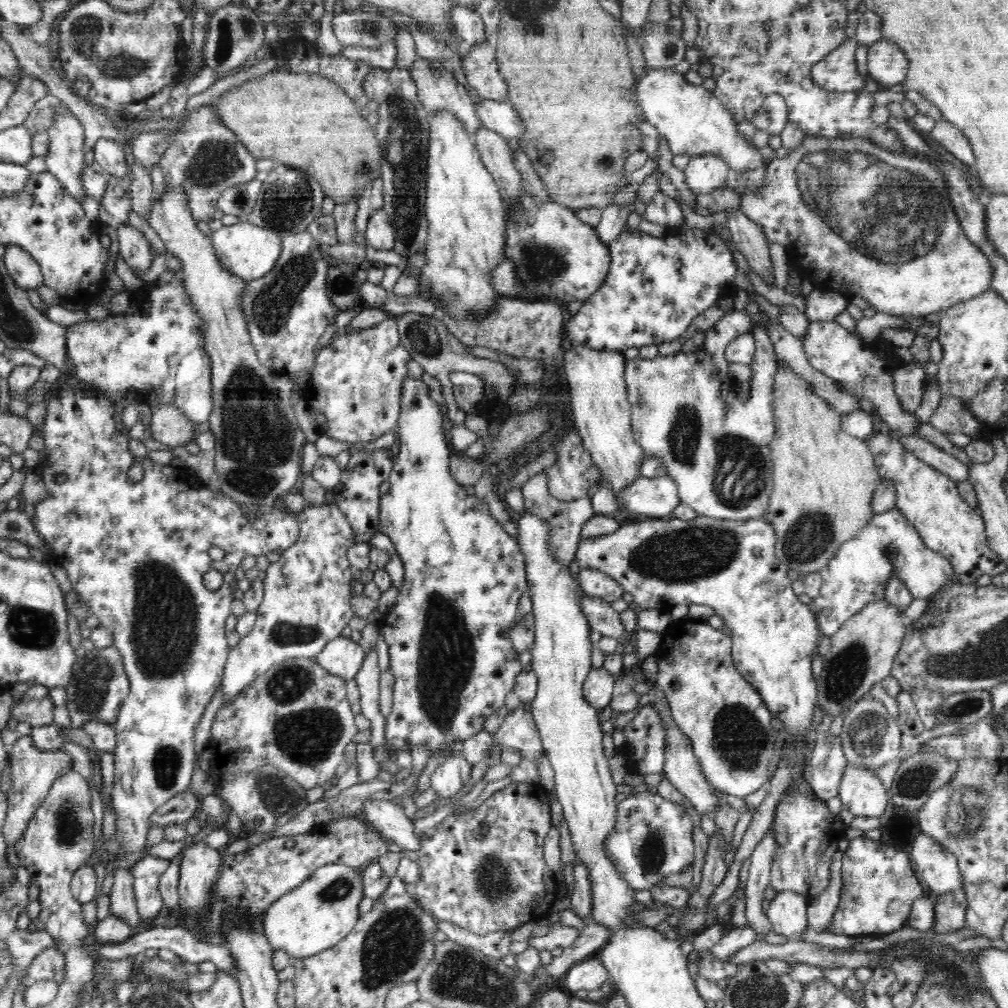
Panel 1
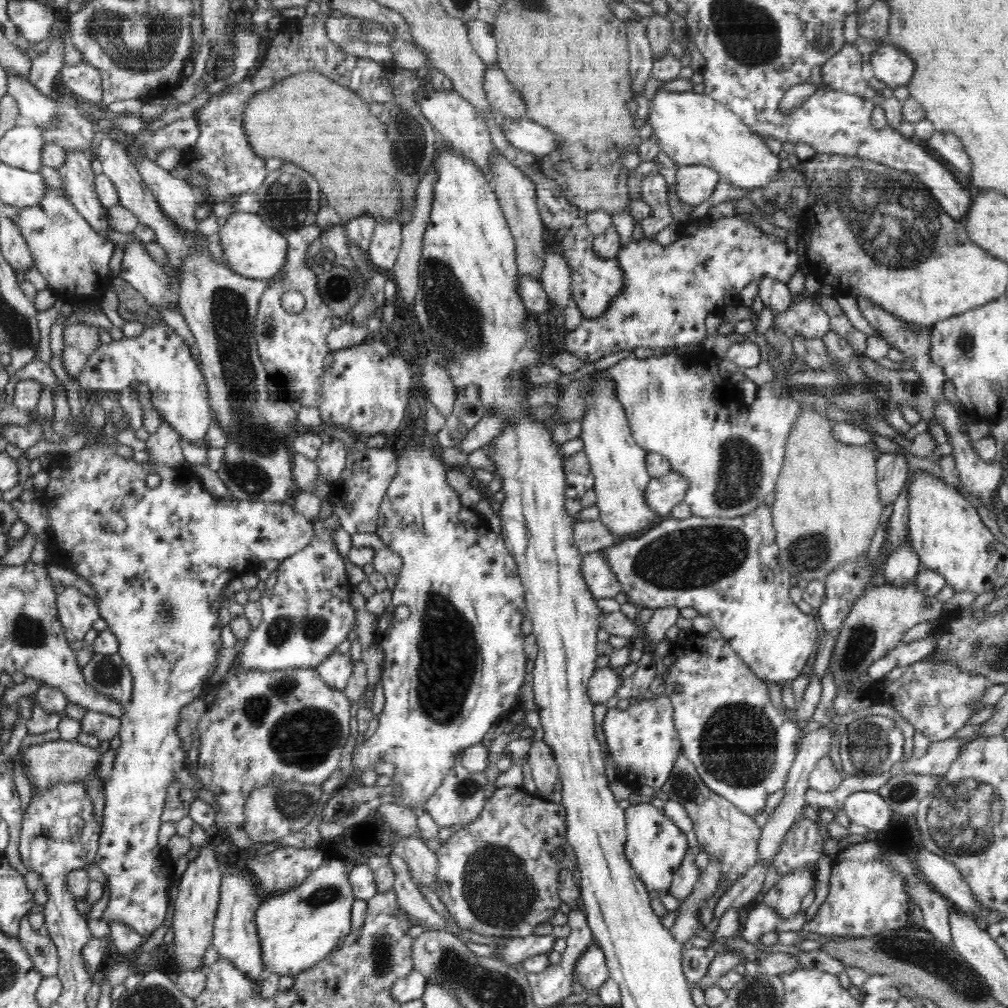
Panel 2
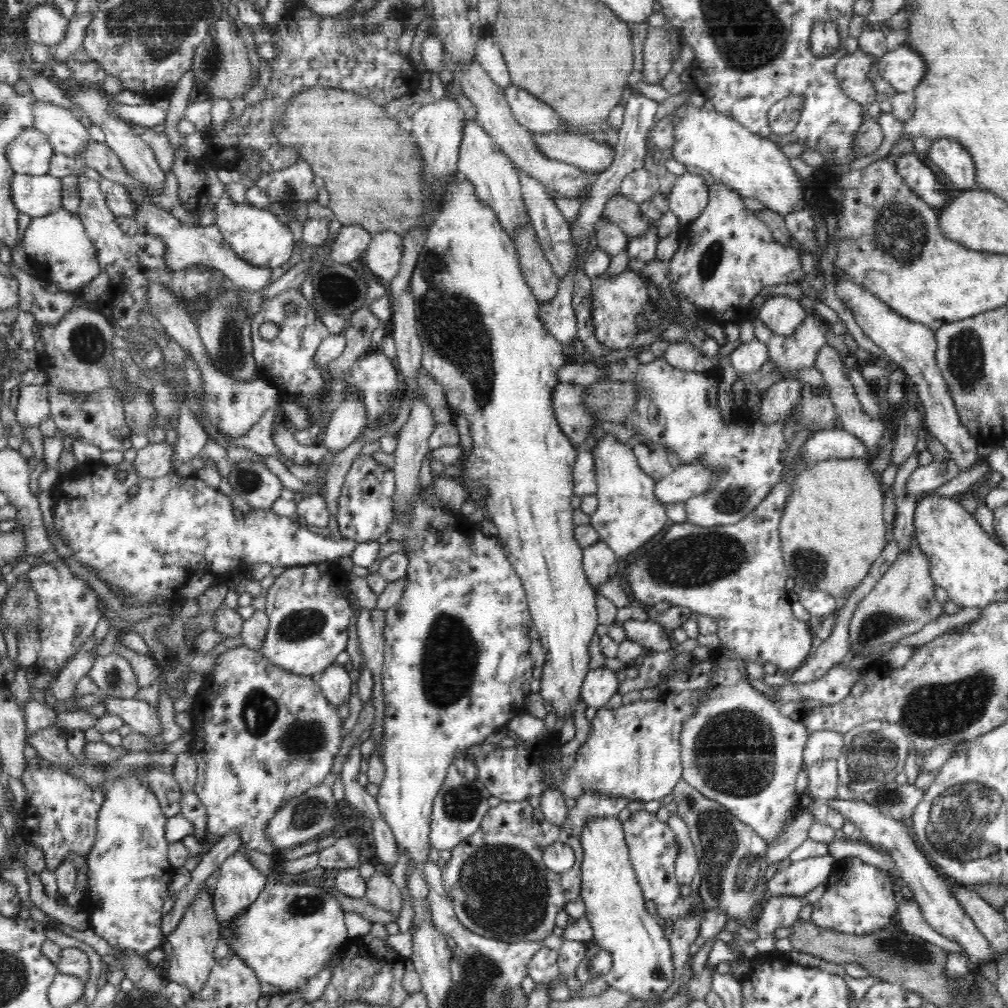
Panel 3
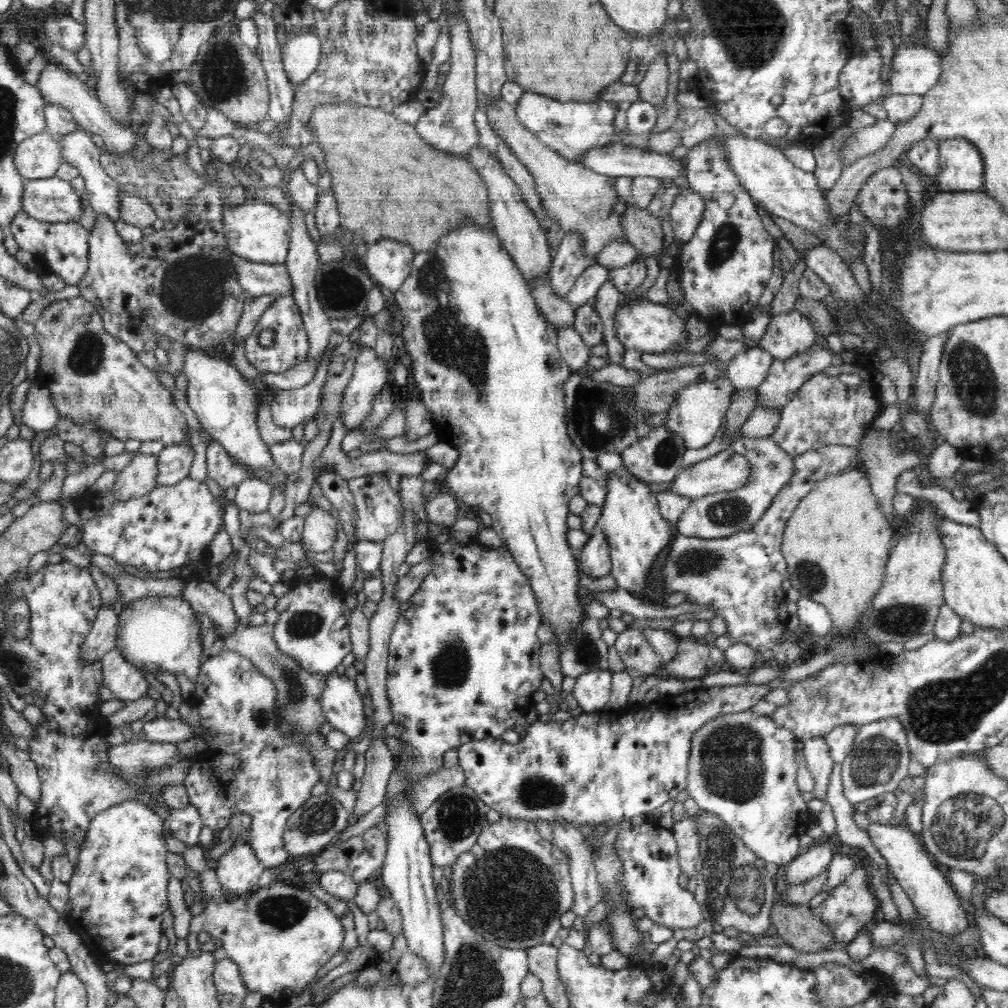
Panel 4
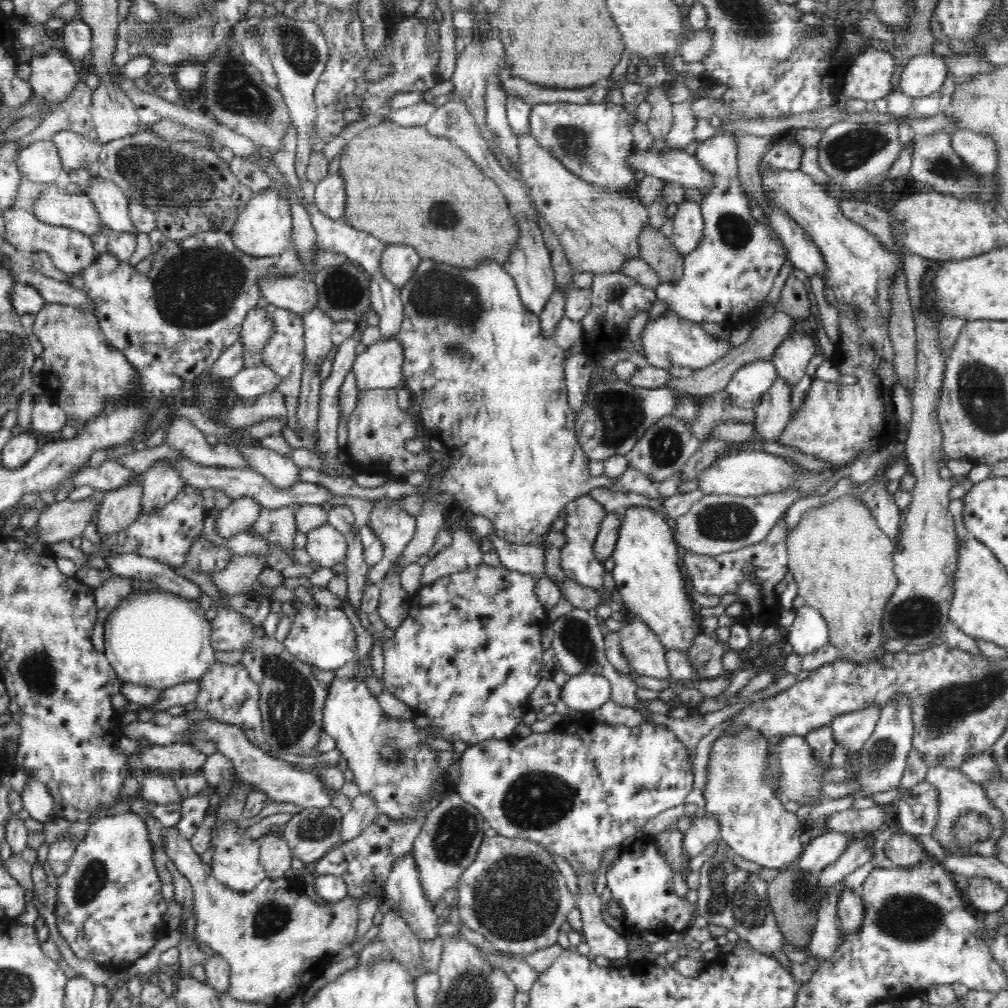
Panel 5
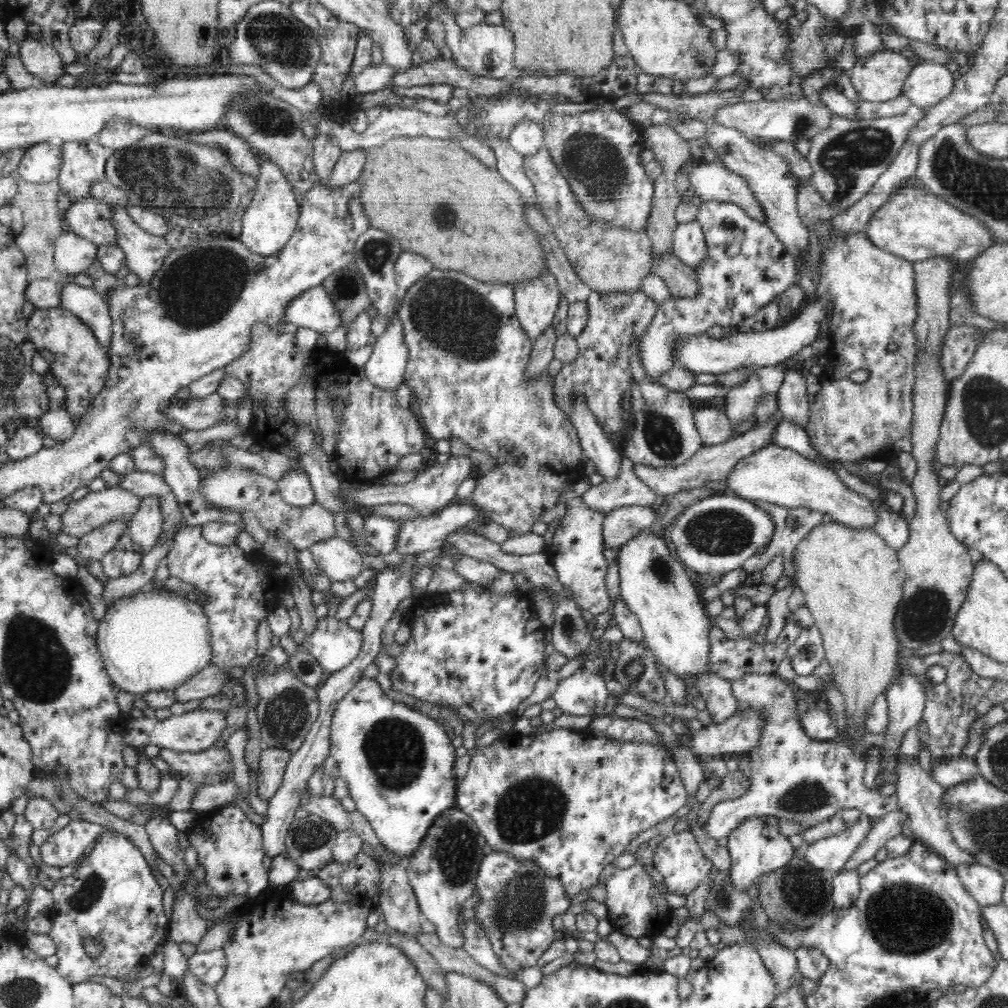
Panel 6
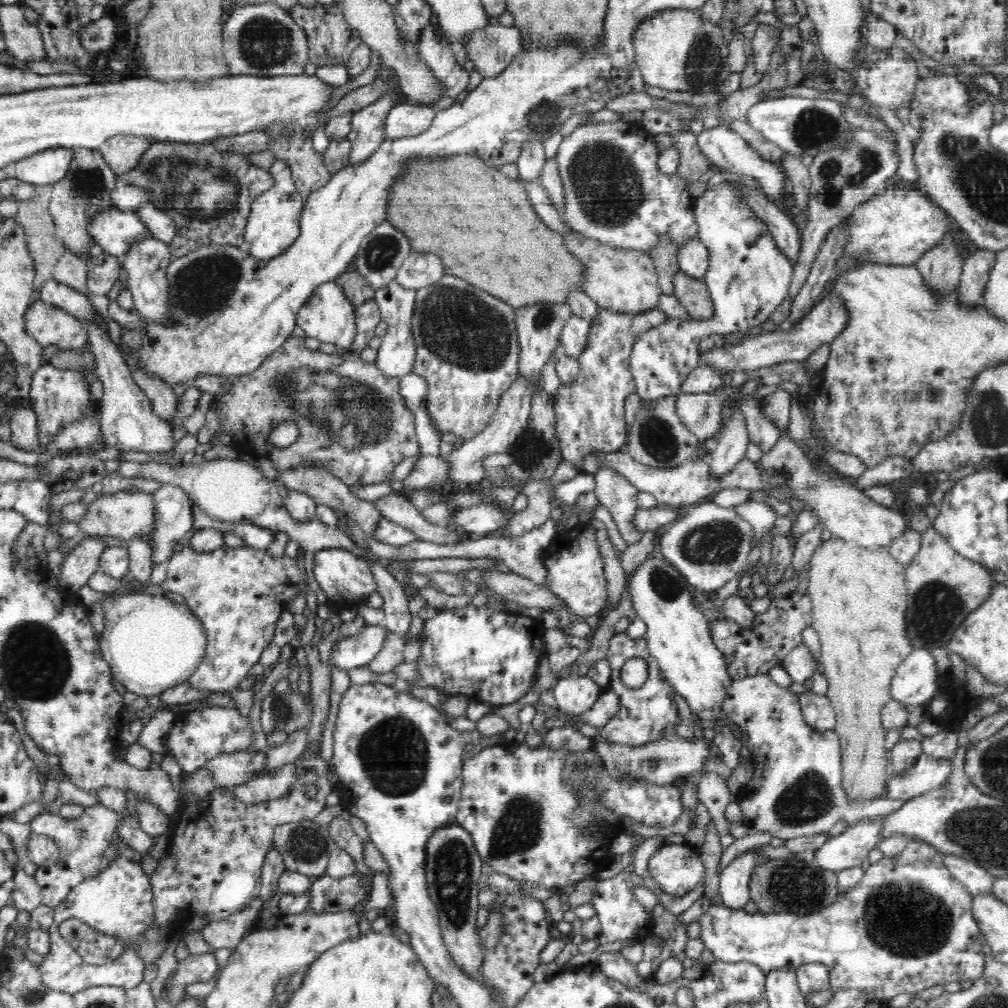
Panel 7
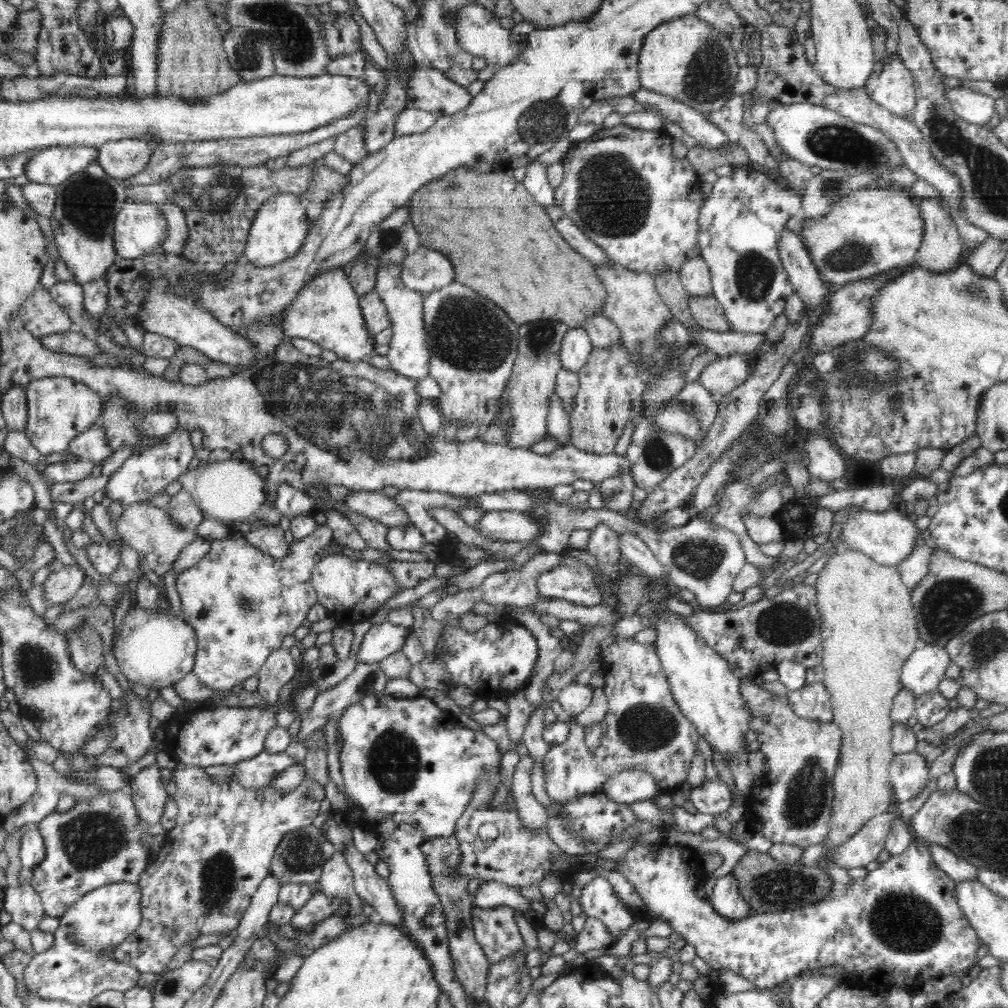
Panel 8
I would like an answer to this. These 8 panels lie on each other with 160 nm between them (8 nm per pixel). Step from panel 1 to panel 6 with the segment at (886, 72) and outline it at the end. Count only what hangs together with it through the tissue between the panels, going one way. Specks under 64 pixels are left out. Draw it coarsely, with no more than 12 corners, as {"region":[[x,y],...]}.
{"region":[[920,60],[903,94],[931,108],[954,88],[946,65]]}

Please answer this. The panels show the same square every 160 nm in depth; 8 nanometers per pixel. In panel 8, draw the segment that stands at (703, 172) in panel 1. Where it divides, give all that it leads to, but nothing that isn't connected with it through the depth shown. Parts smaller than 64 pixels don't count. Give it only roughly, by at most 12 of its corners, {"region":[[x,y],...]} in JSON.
{"region":[[694,256],[679,271],[689,296],[713,294],[705,260]]}

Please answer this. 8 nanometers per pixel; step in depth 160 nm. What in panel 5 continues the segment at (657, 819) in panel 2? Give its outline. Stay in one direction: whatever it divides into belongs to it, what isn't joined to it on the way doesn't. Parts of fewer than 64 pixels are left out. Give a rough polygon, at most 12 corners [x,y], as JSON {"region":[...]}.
{"region":[[639,834],[607,872],[623,926],[684,934],[698,911],[674,891],[655,837]]}

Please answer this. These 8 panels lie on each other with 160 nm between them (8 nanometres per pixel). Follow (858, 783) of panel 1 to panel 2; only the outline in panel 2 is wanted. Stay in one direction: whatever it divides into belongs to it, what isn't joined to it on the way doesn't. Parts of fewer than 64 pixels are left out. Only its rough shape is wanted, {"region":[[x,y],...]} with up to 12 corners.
{"region":[[874,792],[844,801],[851,822],[879,832],[893,810]]}

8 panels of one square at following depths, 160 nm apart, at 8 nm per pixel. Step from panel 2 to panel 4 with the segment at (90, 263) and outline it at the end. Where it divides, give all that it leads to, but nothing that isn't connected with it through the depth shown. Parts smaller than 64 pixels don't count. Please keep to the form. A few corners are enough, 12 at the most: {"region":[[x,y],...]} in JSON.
{"region":[[20,210],[5,230],[66,284],[87,273],[90,232]]}

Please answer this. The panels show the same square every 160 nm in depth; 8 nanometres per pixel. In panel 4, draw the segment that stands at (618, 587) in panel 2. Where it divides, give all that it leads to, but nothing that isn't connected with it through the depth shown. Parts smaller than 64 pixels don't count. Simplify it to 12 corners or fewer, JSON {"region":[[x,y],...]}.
{"region":[[595,530],[580,554],[582,573],[611,571],[607,537]]}

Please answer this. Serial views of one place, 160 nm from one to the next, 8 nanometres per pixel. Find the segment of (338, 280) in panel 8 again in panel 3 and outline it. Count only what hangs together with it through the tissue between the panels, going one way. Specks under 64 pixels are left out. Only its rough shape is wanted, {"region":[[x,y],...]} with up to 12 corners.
{"region":[[128,190],[139,226],[162,238],[173,270],[208,266],[245,292],[272,269],[245,262],[216,224],[194,227]]}

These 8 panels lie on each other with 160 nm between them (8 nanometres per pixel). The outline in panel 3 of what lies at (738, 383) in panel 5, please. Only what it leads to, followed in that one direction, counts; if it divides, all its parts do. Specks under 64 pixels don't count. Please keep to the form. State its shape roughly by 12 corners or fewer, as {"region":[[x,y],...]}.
{"region":[[755,338],[729,357],[737,372],[750,374],[769,360],[768,345]]}

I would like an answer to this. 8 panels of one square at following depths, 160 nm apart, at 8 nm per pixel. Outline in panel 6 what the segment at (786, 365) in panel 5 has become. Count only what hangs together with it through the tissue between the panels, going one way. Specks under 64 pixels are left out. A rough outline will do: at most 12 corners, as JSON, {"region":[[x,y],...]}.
{"region":[[786,367],[777,392],[782,418],[804,428],[810,420],[805,376]]}

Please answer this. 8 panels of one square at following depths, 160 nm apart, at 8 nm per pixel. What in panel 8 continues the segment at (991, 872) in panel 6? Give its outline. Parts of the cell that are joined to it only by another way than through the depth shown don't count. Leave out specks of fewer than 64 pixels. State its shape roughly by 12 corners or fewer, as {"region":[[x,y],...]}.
{"region":[[940,844],[932,860],[956,882],[976,880],[979,869]]}

